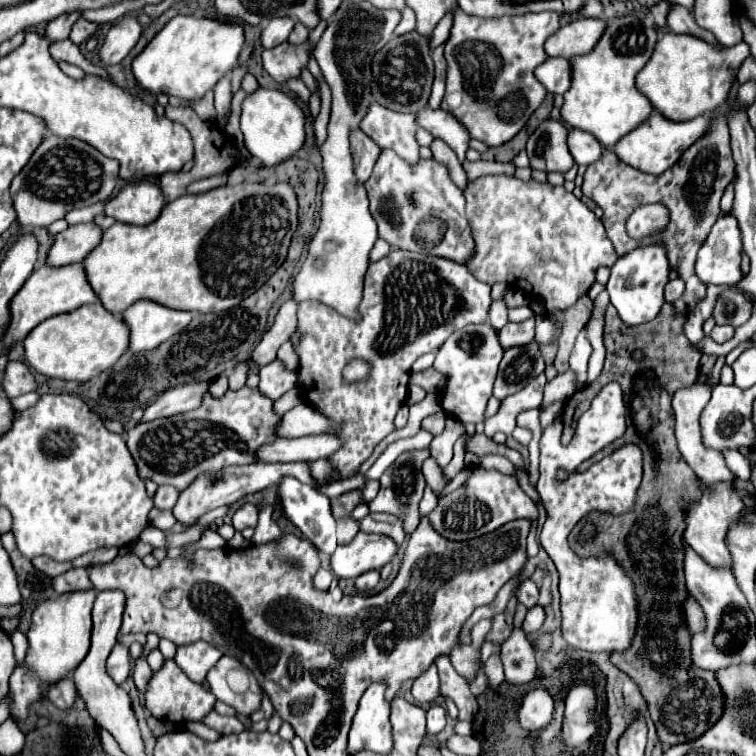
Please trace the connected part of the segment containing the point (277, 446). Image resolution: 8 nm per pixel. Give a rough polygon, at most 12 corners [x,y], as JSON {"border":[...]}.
{"border":[[331,434],[277,438],[257,448],[257,462],[329,458]]}

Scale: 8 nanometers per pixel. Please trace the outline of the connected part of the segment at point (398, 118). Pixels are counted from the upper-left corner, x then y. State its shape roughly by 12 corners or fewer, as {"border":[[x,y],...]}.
{"border":[[373,102],[359,128],[379,148],[419,162],[417,114]]}

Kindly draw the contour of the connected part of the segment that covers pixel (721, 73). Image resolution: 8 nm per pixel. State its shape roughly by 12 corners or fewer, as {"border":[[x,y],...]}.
{"border":[[667,32],[637,86],[665,118],[727,102],[749,46]]}

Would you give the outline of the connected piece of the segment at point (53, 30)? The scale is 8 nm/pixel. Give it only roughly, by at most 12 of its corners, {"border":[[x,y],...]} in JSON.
{"border":[[65,12],[51,20],[45,38],[65,40],[81,12]]}

